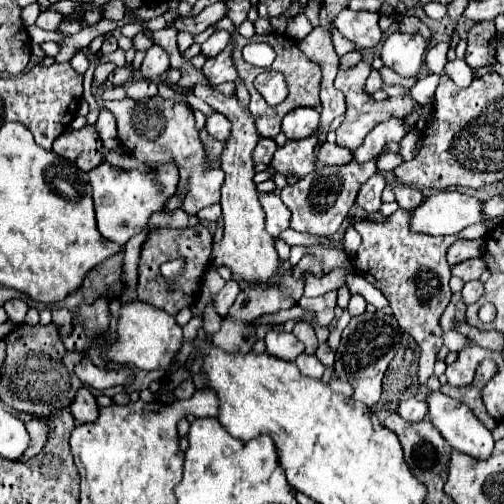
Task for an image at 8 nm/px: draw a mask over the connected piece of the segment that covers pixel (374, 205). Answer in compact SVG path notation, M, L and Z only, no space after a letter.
M381 174L369 178L361 186L361 192L357 194L355 204L359 208L363 208L365 212L377 212L379 206L381 206L381 192L383 192L383 188L385 188L385 178Z

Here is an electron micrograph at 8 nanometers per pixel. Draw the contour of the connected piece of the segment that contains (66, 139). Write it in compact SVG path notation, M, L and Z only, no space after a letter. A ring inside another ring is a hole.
M85 126L81 130L67 128L53 142L53 152L75 162L83 172L89 172L103 162L103 144L95 126Z

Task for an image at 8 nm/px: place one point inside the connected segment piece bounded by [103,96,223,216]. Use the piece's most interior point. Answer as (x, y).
(154, 130)

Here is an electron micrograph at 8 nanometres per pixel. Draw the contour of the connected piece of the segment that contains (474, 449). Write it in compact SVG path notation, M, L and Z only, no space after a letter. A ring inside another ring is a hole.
M427 392L425 402L429 406L433 426L455 450L479 460L489 458L495 440L465 404L441 392Z

